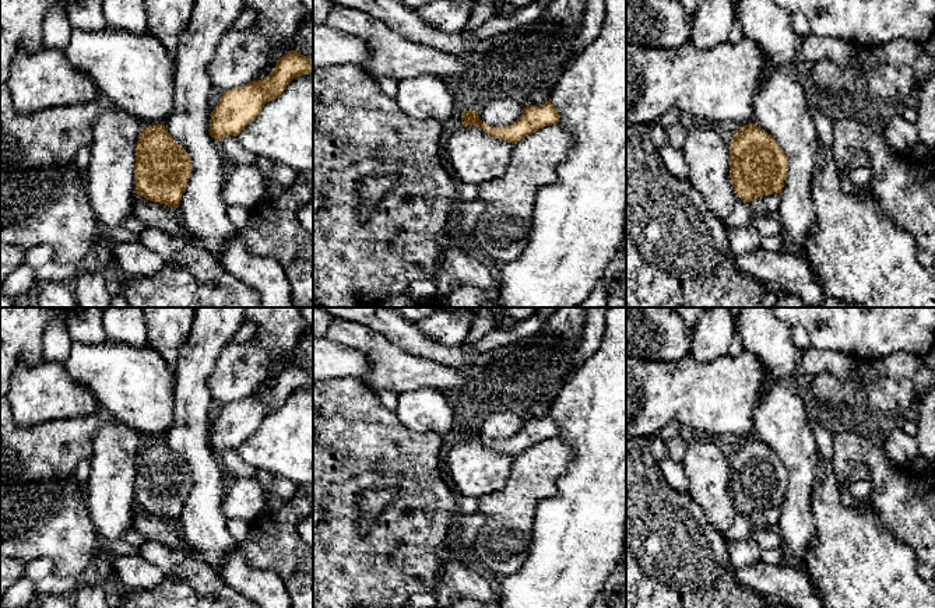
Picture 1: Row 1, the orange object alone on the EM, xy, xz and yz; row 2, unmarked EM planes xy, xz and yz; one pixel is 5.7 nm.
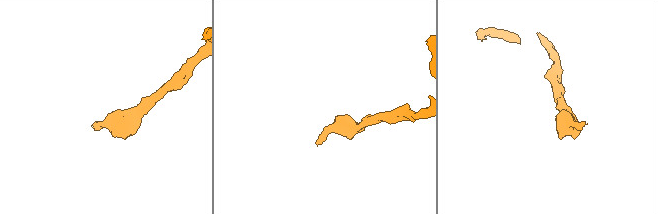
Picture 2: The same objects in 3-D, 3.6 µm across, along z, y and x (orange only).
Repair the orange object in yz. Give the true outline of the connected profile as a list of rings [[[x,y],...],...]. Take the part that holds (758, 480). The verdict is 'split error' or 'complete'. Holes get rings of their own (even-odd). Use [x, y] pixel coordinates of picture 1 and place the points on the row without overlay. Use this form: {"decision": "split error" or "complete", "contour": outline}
{"decision": "complete", "contour": [[[752,436],[737,443],[730,454],[730,491],[742,514],[781,507],[787,484],[787,470],[771,447]]]}

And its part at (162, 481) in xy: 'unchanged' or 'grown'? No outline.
unchanged

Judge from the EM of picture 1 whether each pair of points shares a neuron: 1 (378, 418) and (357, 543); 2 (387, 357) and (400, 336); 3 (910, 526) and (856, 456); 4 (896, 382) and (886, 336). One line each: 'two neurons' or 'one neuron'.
1: one neuron
2: two neurons
3: one neuron
4: two neurons

